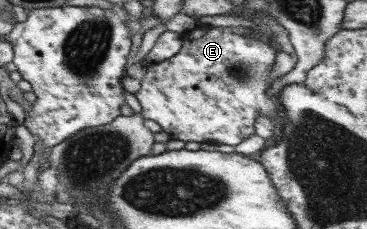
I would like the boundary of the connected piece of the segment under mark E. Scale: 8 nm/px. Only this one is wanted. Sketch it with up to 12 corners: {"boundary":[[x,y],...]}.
{"boundary":[[187,31],[148,63],[141,115],[236,146],[271,119],[274,48]]}

